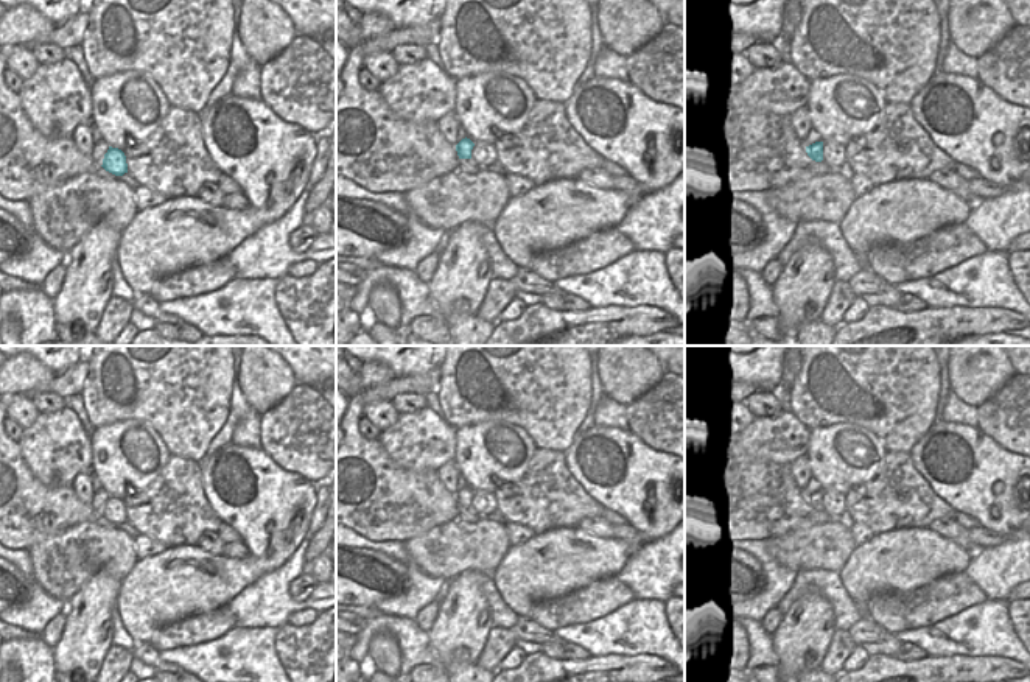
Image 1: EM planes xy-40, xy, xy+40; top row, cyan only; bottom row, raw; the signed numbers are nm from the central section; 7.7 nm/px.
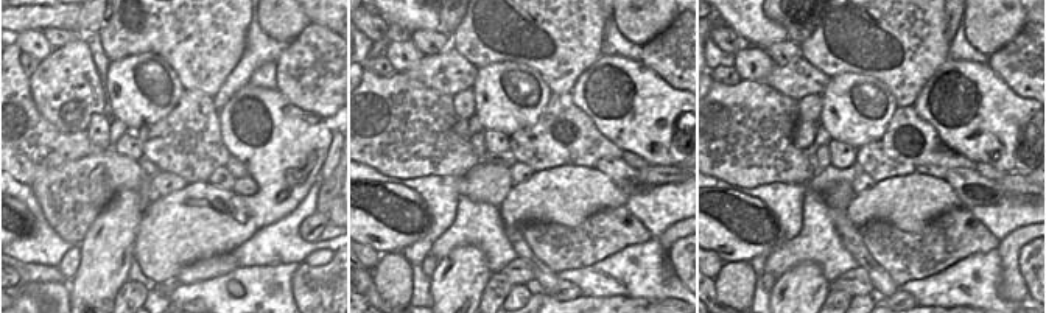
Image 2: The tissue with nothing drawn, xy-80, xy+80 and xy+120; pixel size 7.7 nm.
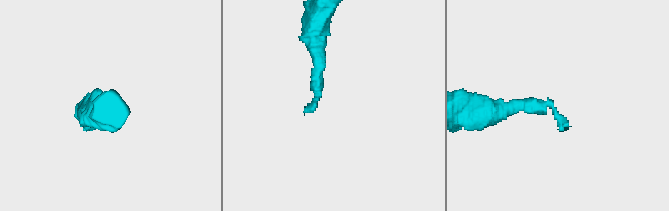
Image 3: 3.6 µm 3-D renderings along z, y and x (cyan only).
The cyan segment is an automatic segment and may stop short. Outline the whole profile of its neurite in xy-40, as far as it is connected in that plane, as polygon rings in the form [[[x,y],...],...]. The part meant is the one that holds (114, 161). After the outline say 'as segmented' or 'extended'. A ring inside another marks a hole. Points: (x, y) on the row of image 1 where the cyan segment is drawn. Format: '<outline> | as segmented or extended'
[[[109,146],[101,167],[115,176],[123,176],[124,173],[128,173],[124,153],[118,148]]] | as segmented

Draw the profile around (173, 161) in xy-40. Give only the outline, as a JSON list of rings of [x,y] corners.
[[[171,107],[160,126],[143,142],[123,149],[128,173],[166,198],[196,196],[204,182],[216,184],[221,170],[204,140],[201,114]]]

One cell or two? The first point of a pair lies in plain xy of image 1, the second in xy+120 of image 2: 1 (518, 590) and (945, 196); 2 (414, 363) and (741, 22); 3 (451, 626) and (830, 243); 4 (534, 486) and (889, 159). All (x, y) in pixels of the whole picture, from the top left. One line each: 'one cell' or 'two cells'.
1: one cell
2: one cell
3: two cells
4: one cell

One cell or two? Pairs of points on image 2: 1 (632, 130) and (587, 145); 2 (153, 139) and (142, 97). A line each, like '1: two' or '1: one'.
1: two
2: two

